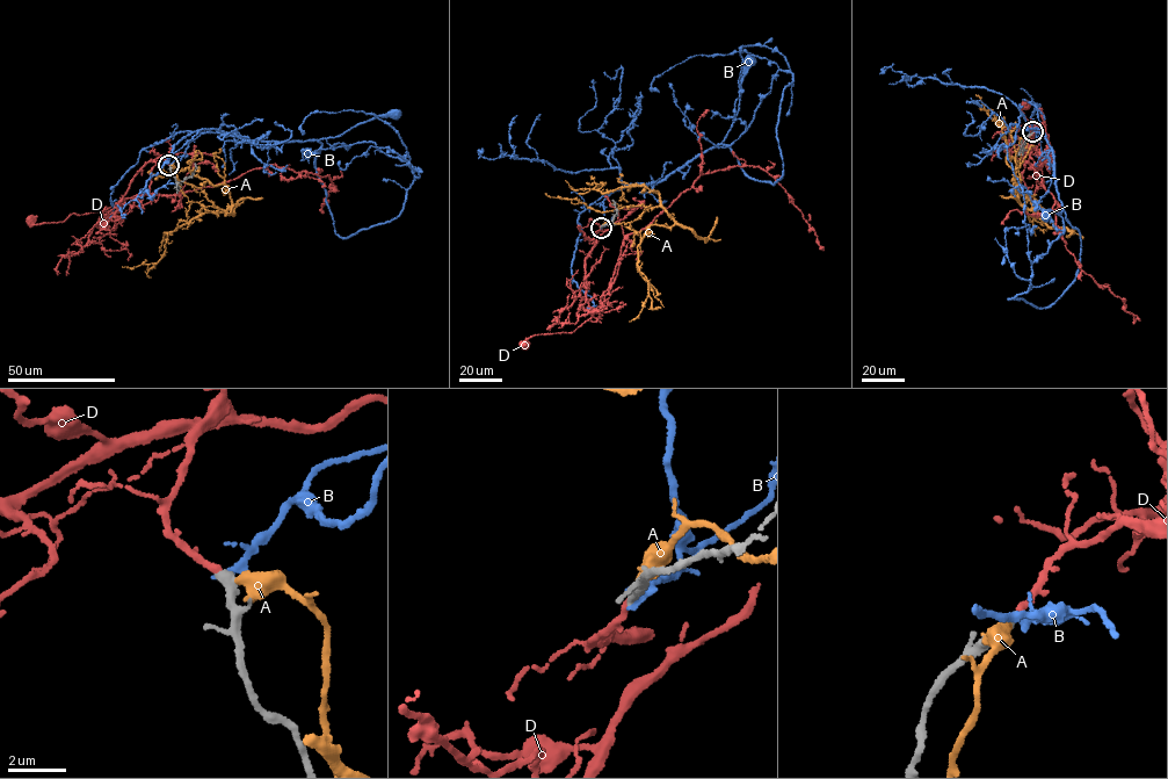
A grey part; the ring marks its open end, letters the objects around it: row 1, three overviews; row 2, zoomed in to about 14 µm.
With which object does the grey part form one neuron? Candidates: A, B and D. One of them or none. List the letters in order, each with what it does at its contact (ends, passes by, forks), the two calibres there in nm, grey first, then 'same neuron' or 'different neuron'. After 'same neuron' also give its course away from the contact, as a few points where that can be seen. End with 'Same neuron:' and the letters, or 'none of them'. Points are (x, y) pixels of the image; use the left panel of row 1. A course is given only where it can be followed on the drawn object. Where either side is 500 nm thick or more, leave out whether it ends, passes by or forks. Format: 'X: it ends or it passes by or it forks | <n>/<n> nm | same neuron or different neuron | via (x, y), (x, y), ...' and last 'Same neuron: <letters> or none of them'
A: it ends | 420/480 nm | different neuron
B: it ends | 380/240 nm | different neuron
D: it ends | 360/240 nm | same neuron | via (169, 165), (169, 152), (146, 163), (107, 221), (103, 210), (70, 214), (57, 223), (31, 220)
Same neuron: D

